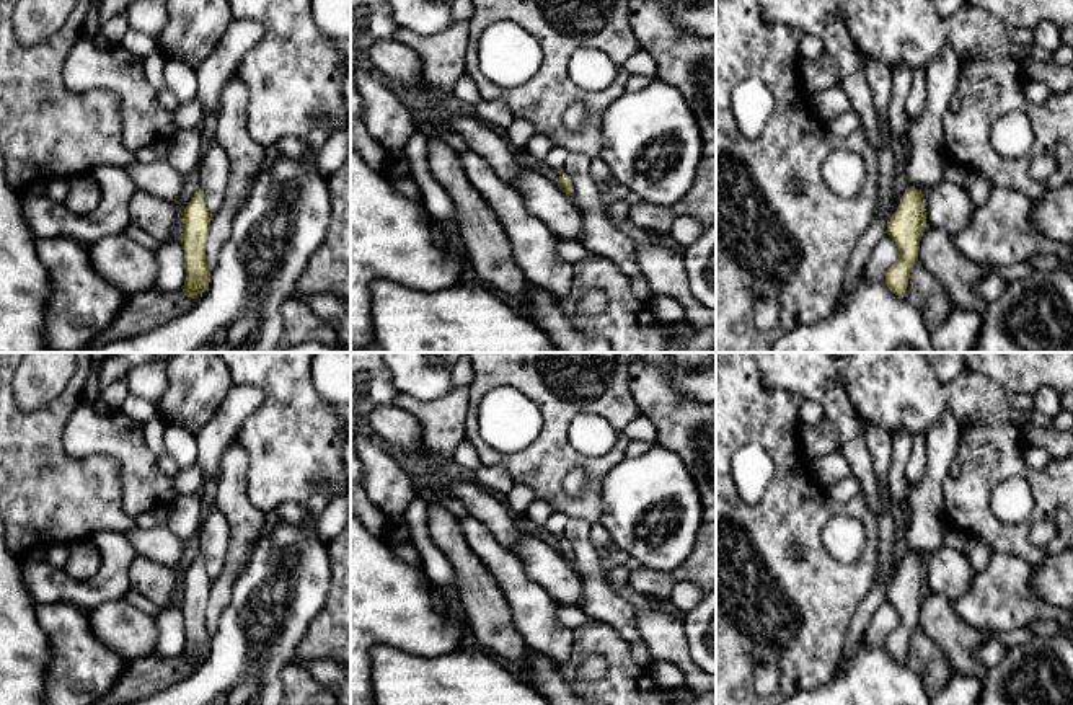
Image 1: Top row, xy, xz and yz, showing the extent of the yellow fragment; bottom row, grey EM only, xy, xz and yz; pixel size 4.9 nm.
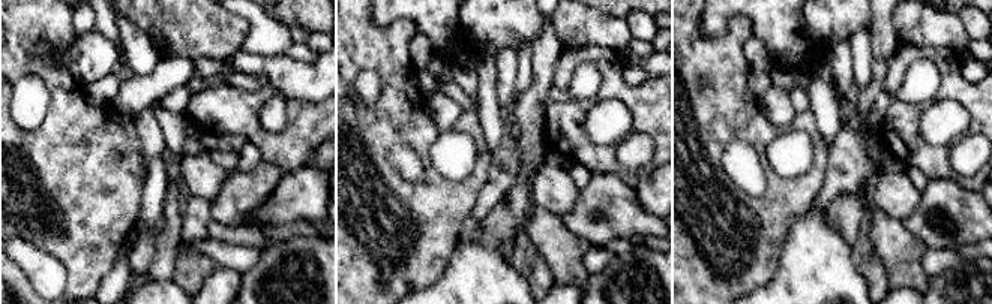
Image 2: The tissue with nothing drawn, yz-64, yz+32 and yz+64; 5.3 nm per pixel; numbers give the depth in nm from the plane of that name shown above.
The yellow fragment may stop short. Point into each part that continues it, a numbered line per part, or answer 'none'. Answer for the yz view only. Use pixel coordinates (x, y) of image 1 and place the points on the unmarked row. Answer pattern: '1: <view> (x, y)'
1: yz (927, 523)

